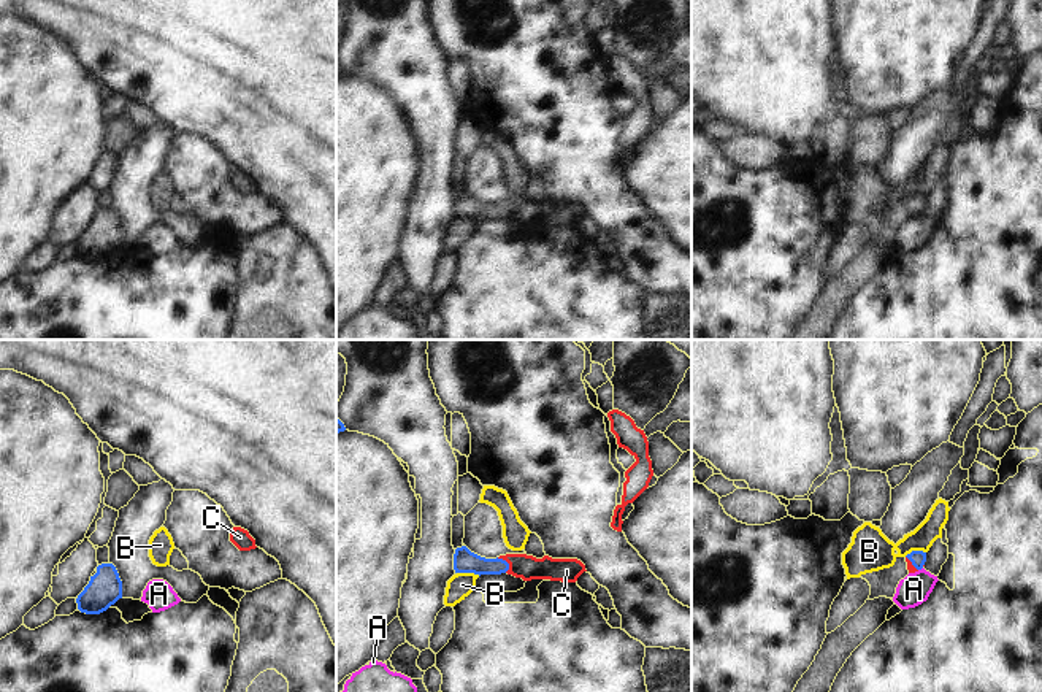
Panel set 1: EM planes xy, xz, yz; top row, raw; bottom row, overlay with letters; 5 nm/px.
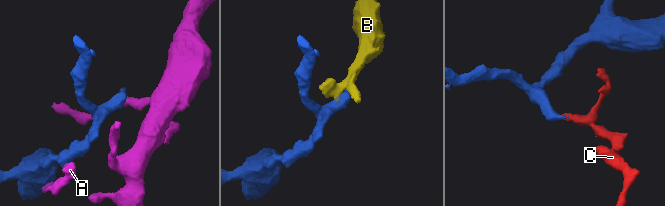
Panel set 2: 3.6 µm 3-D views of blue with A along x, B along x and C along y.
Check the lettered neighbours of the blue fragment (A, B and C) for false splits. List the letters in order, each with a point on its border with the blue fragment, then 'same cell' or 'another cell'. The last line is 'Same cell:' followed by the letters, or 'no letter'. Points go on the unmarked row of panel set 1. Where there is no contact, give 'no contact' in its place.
A: yz (920, 213) | another cell
B: xz (468, 216) | another cell
C: xz (506, 207) | same cell
Same cell: C

